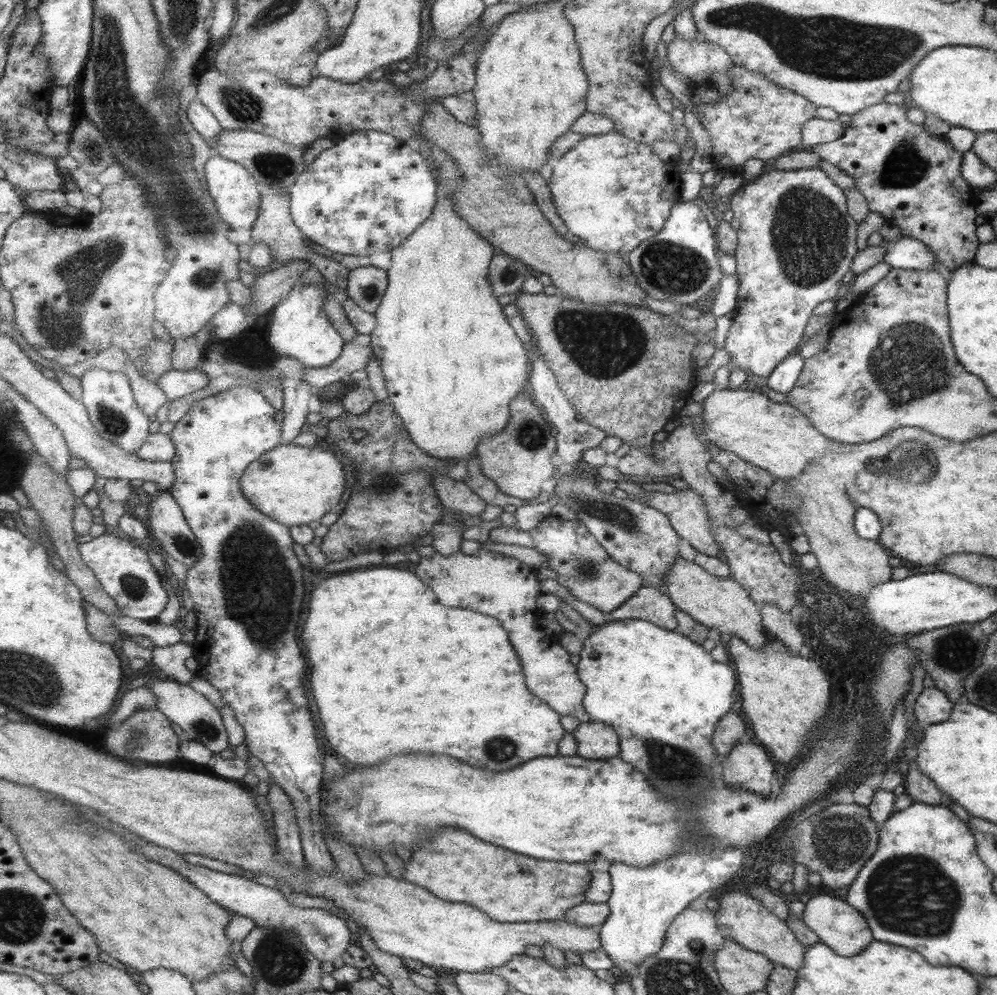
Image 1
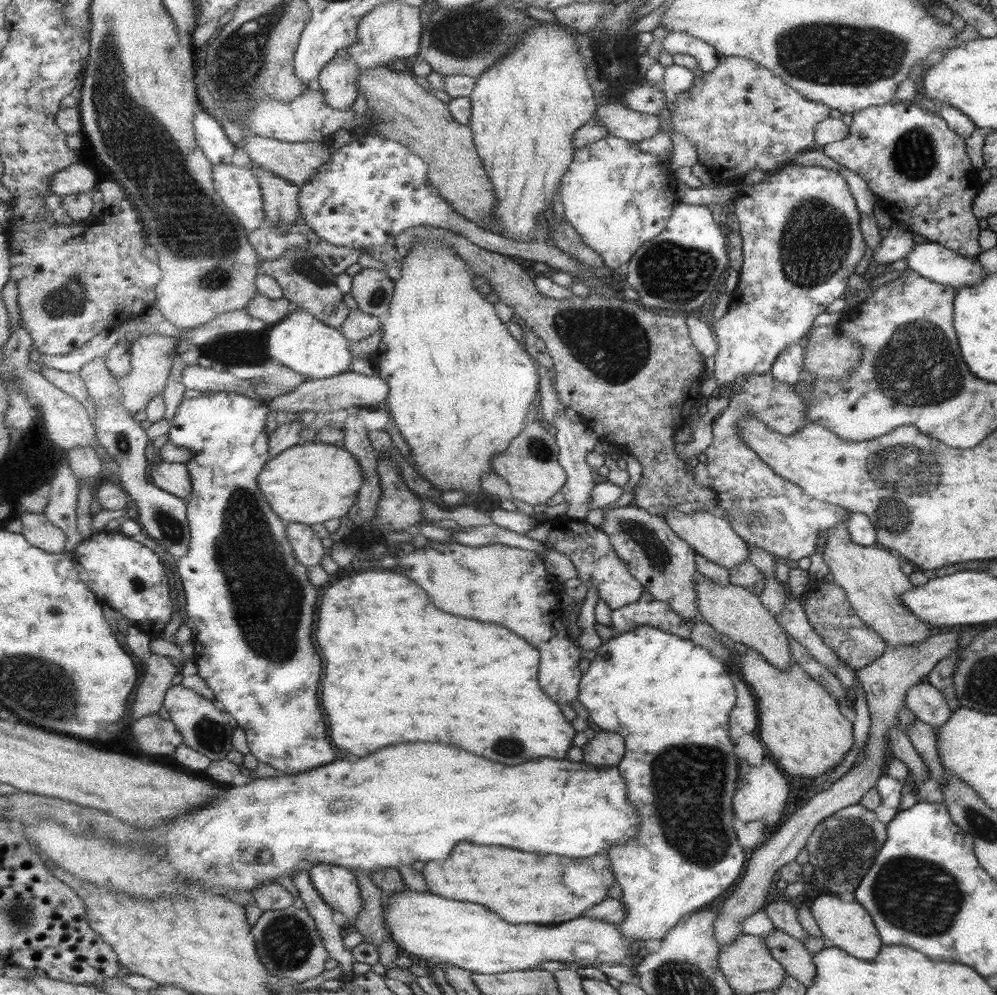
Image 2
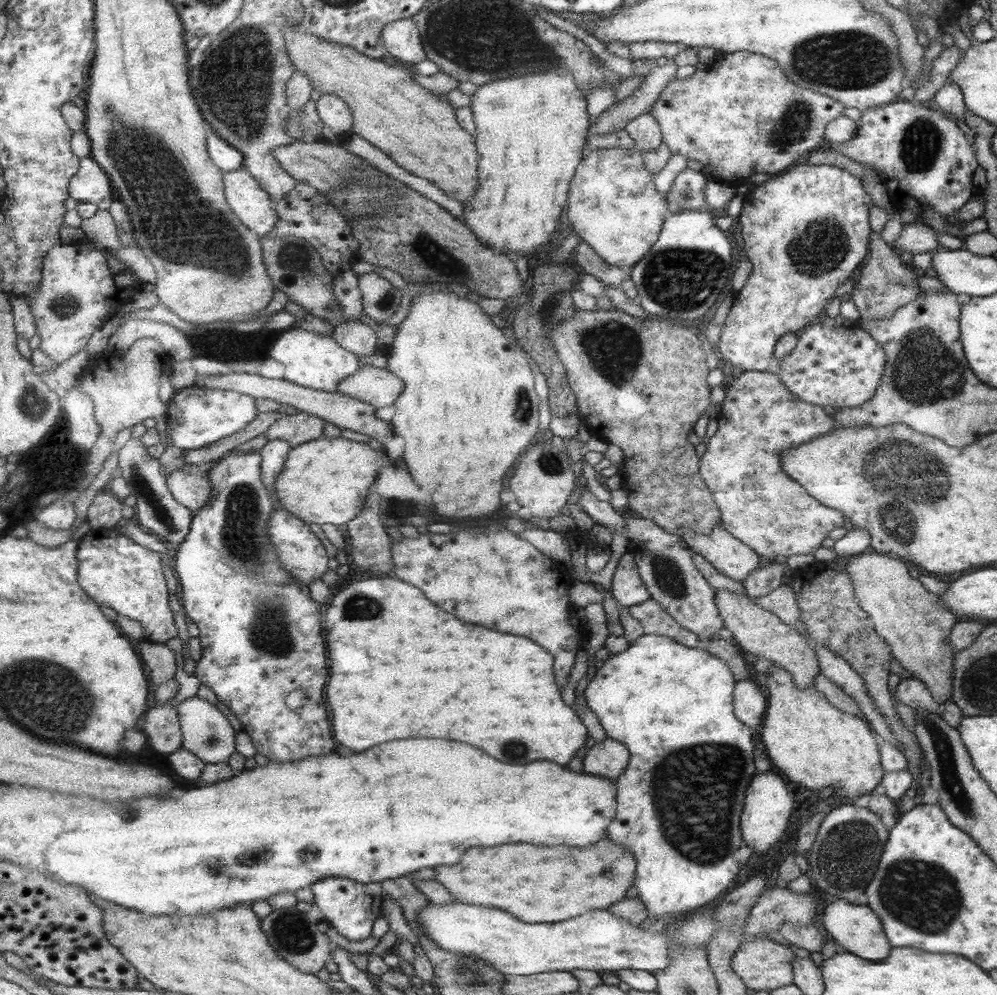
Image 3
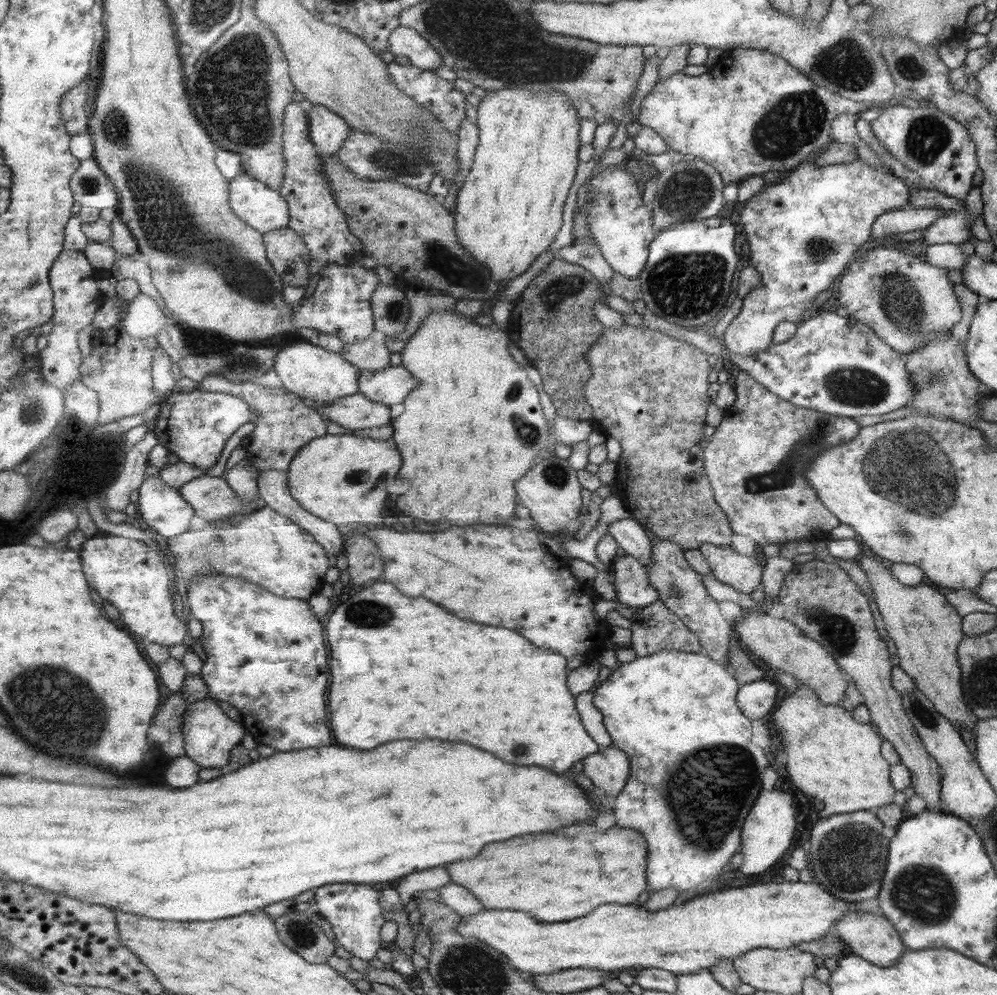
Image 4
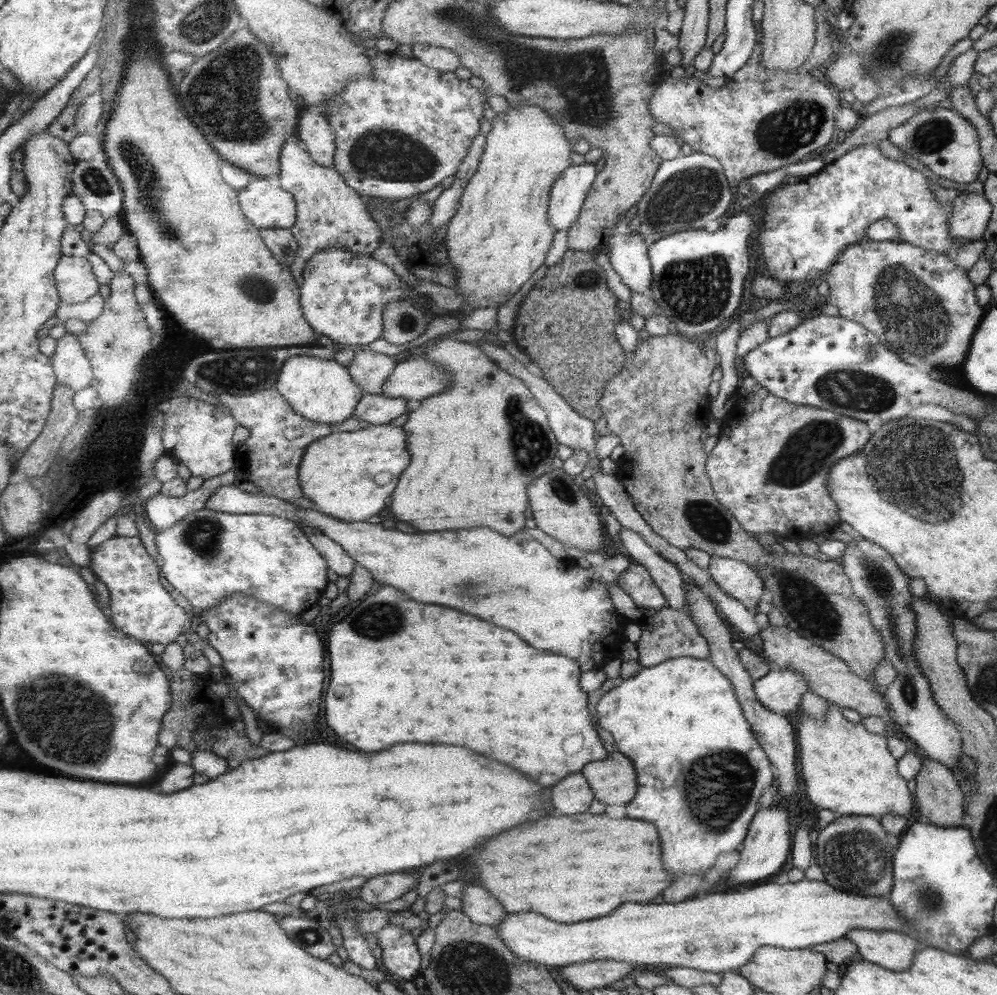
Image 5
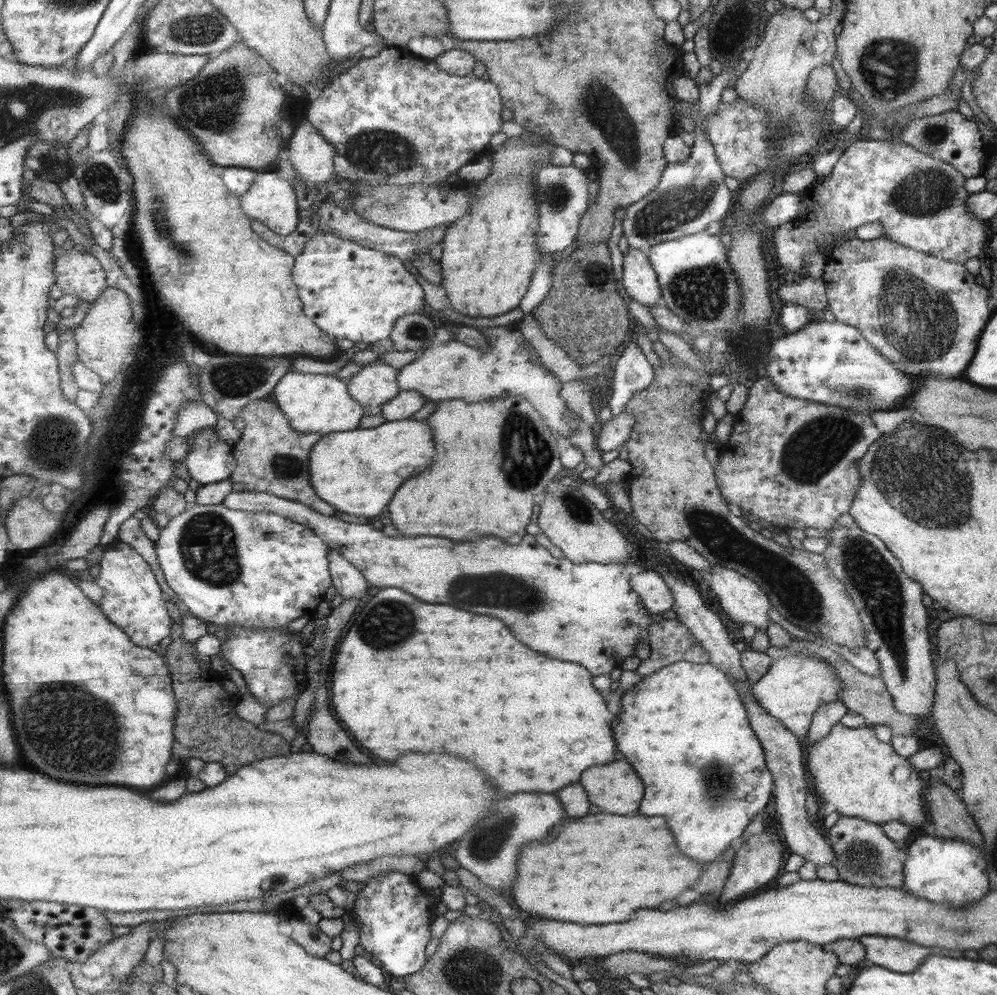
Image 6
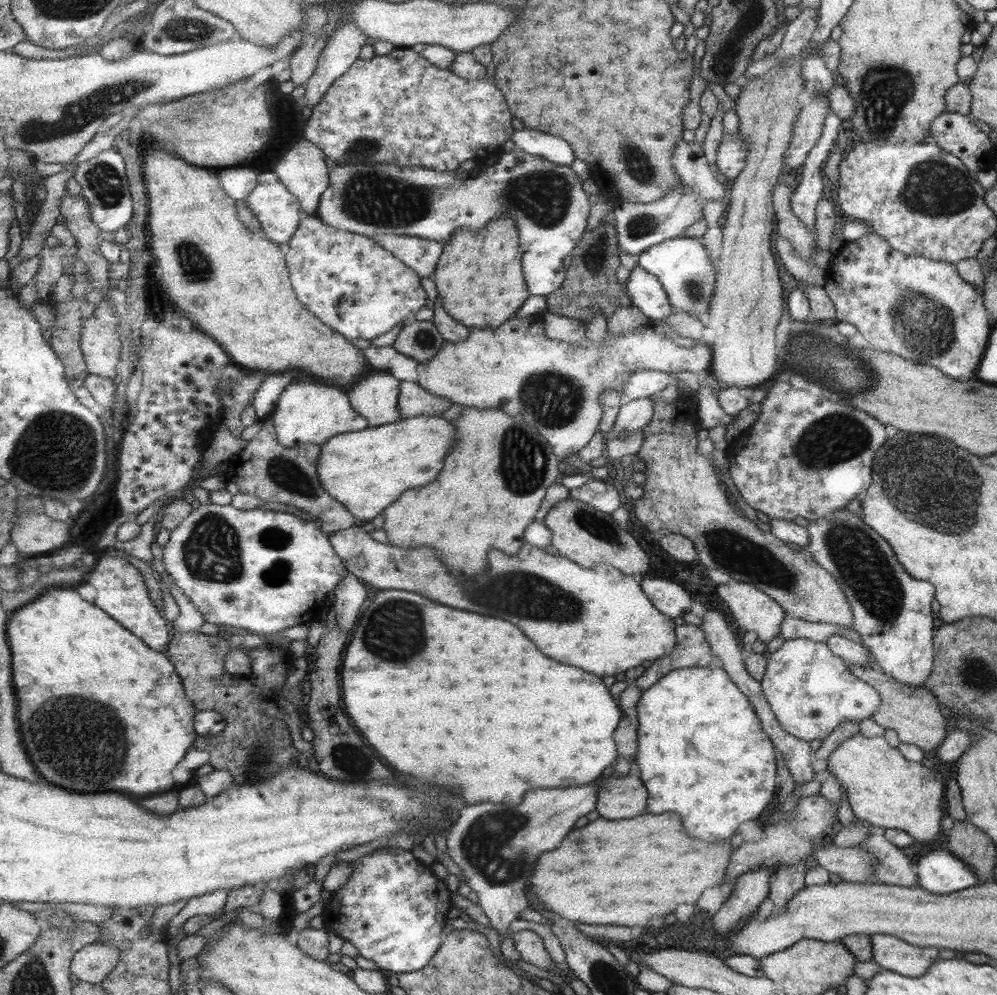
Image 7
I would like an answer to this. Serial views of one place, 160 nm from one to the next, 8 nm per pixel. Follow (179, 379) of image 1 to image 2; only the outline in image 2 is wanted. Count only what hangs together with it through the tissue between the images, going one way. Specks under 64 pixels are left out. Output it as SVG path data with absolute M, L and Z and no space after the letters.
M189 366L182 373L182 386L185 389L201 392L213 391L217 393L253 394L255 381L239 379L229 372L219 372L215 368L203 368L203 366Z

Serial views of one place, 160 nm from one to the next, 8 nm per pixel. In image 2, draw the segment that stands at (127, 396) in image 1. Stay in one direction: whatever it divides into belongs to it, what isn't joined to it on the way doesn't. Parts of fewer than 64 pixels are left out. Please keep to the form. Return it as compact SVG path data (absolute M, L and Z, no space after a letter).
M105 358L93 359L85 364L79 373L86 382L88 393L91 393L91 399L93 399L96 414L94 424L98 440L109 456L119 464L118 483L136 503L142 528L173 557L178 559L187 556L192 541L187 501L155 486L151 481L149 462L145 456L150 440L148 429L143 428L141 422L135 420L130 410L123 404L123 394L117 384L118 374L109 370Z

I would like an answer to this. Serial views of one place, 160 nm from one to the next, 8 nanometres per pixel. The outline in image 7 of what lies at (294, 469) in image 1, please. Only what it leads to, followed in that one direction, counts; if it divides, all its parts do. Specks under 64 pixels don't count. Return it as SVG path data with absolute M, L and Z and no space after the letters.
M416 416L380 427L346 432L322 446L318 475L323 488L358 519L373 520L405 490L427 486L443 470L443 456L453 438L453 424L435 416Z

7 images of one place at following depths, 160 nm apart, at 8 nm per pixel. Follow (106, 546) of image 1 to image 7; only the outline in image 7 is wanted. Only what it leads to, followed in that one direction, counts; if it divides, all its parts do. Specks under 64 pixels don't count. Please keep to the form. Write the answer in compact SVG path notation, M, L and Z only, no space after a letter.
M101 554L92 568L91 575L89 583L97 590L94 605L114 617L125 628L130 629L155 652L167 653L173 630L164 612L157 609L157 606L151 601L143 574L125 558L106 557Z

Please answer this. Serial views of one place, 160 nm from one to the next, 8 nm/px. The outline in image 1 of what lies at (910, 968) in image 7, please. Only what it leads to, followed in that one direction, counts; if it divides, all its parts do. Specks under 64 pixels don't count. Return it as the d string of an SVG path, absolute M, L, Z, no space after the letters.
M837 892L833 896L821 895L810 898L804 904L799 917L809 930L815 932L820 943L825 944L839 956L858 955L874 942L873 933L870 931L865 917L858 911L858 908L851 908L846 903L841 892Z

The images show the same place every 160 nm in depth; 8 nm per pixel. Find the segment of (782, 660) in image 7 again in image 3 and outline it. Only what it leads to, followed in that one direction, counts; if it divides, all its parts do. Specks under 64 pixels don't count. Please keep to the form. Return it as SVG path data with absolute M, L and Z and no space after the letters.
M749 679L735 683L734 688L734 713L751 732L757 736L757 728L765 718L765 696L757 690L755 684Z

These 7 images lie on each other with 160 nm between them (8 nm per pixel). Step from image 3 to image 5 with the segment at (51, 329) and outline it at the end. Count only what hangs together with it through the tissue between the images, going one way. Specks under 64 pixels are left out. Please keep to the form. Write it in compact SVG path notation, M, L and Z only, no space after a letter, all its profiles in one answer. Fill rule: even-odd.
M61 257L55 271L60 299L65 304L79 304L99 292L97 276L87 258ZM66 333L58 340L55 352L52 354L58 385L65 385L75 392L91 387L93 366L85 356L77 336Z

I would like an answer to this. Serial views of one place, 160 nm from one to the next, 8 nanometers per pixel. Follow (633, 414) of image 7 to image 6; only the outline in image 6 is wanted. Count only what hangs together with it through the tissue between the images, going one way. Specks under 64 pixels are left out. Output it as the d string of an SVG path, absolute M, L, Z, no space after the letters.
M619 413L611 421L598 425L596 433L596 447L602 453L615 450L624 446L629 438L630 428L633 424L633 417L630 414Z

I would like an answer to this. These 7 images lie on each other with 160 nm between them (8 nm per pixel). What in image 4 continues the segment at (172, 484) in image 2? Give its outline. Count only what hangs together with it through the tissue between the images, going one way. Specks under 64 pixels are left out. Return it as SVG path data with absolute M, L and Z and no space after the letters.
M223 476L197 477L187 481L180 491L196 510L197 518L204 518L207 523L223 520L246 507L246 502L236 495Z

